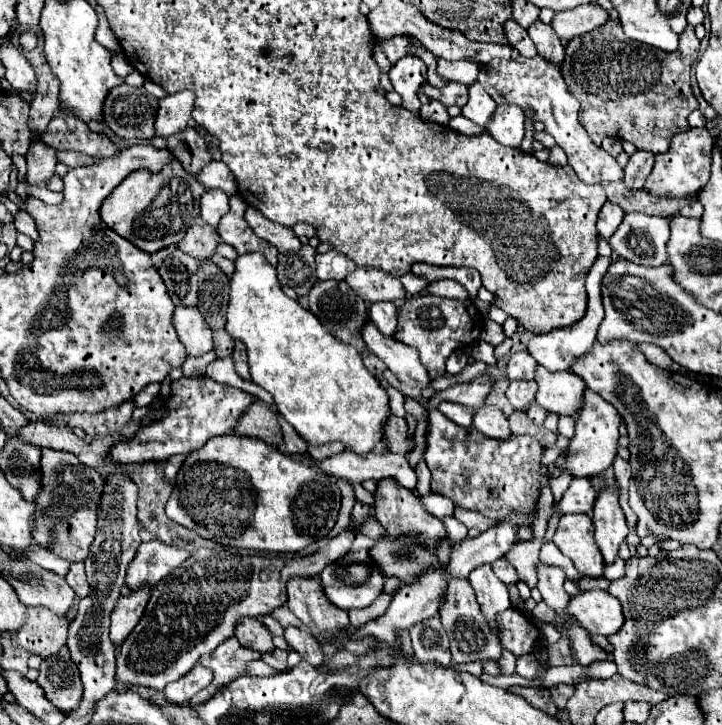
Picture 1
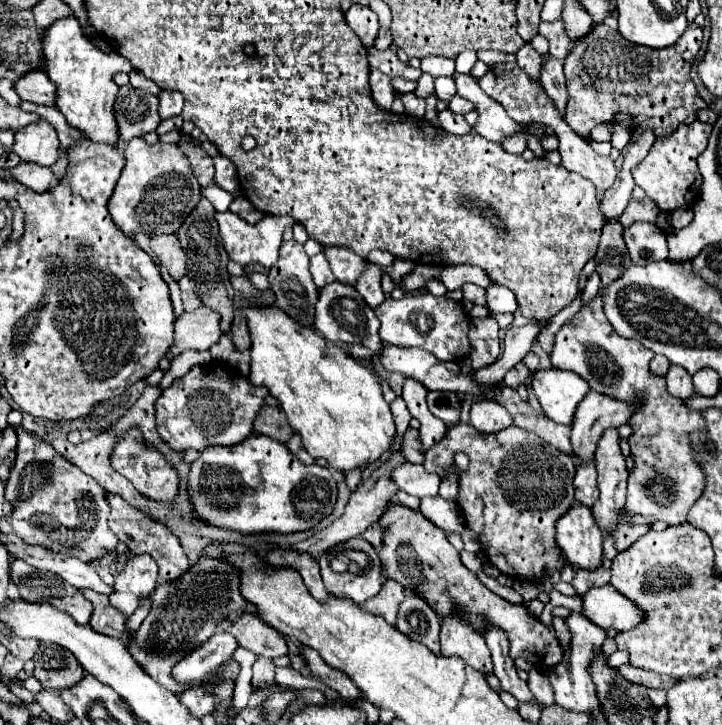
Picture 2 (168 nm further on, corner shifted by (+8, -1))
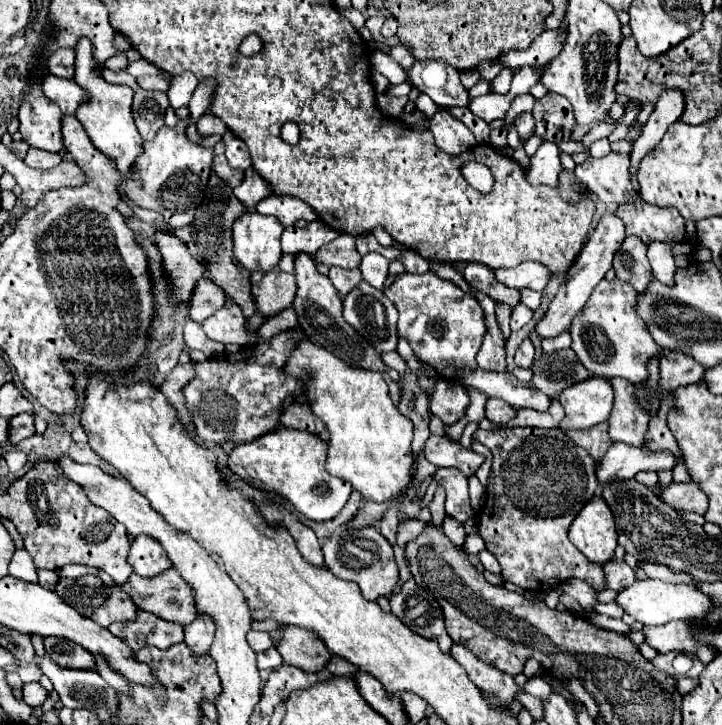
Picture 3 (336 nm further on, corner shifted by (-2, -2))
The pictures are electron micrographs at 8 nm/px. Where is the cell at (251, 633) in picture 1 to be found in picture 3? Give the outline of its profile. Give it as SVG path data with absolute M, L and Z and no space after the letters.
M289 624L281 626L281 640L275 648L285 664L305 672L319 672L331 658L331 652L317 640L317 636L313 636L313 632Z

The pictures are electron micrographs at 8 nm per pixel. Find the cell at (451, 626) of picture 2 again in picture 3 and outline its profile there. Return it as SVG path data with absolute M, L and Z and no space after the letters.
M453 644L451 656L455 656L455 660L471 676L473 684L479 686L483 692L495 694L503 704L509 704L513 700L513 694L519 688L511 676L497 668L491 668L491 664L483 664L483 660L479 660L469 648L463 648L463 644Z

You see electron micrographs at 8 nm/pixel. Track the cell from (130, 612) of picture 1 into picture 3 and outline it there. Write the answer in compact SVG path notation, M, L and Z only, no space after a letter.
M137 536L131 544L131 552L127 556L133 572L139 576L157 576L159 572L167 572L171 568L171 560L161 544L149 536Z

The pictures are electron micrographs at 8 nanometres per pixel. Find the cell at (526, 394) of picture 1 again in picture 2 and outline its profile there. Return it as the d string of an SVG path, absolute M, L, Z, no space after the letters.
M517 363L515 367L511 367L507 373L505 373L505 385L511 387L511 389L517 389L519 383L525 383L529 375L529 369L525 367L525 363Z

